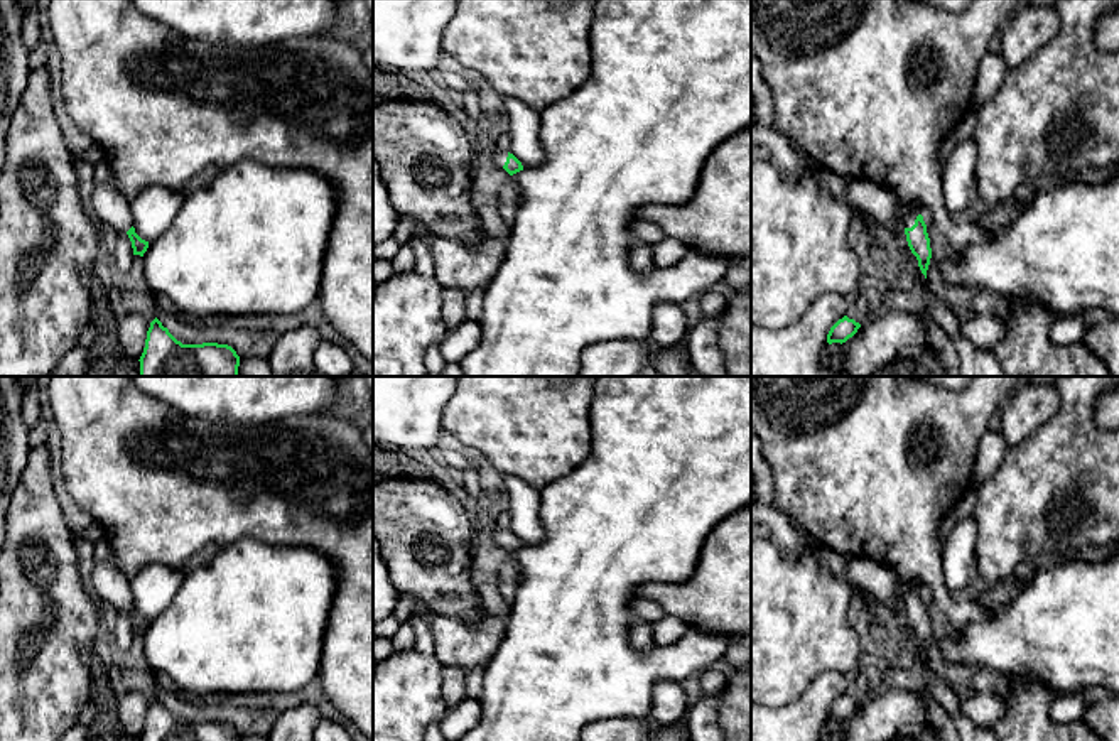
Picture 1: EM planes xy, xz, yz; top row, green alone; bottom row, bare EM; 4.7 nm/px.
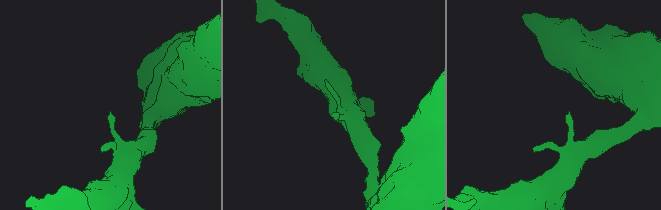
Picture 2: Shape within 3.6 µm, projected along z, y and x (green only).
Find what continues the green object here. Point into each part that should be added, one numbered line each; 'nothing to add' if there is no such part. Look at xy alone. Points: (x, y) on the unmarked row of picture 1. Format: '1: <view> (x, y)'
1: xy (110, 583)

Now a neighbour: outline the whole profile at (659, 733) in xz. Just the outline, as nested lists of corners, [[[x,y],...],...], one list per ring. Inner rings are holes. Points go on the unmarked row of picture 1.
[[[675,724],[655,726],[650,736],[651,741],[689,741]]]

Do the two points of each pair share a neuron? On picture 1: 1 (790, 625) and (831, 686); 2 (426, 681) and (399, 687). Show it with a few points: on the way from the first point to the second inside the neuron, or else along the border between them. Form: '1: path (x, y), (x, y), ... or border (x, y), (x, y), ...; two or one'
1: border (844, 674), (821, 672), (794, 701); two
2: path (419, 681), (412, 681), (405, 687); one

